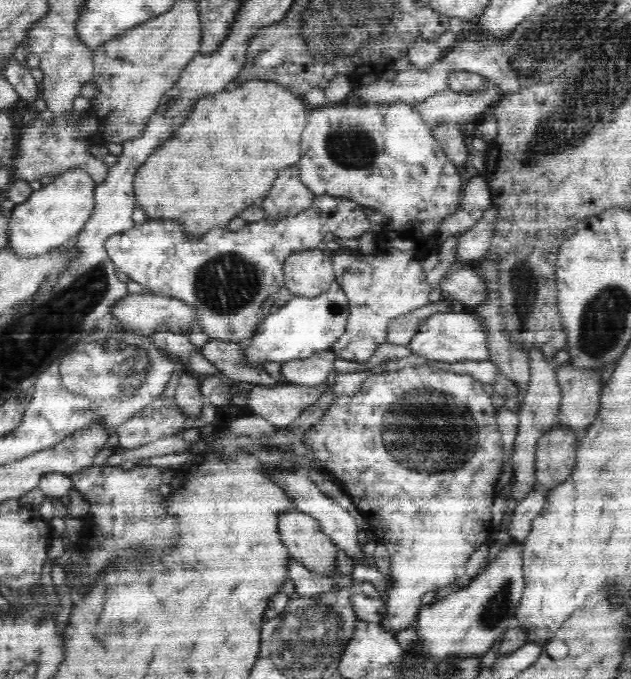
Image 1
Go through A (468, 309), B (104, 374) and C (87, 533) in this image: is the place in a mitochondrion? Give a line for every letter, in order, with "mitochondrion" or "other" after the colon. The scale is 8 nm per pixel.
A: other
B: mitochondrion
C: other

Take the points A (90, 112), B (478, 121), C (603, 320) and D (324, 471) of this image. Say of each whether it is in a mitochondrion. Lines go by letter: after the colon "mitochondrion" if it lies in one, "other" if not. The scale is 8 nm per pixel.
A: other
B: other
C: mitochondrion
D: other

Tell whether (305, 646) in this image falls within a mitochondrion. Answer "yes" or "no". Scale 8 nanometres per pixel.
yes

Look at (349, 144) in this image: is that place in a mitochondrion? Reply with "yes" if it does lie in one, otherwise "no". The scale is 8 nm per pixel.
yes

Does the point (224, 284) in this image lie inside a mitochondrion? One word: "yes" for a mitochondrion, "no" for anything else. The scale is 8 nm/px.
yes

